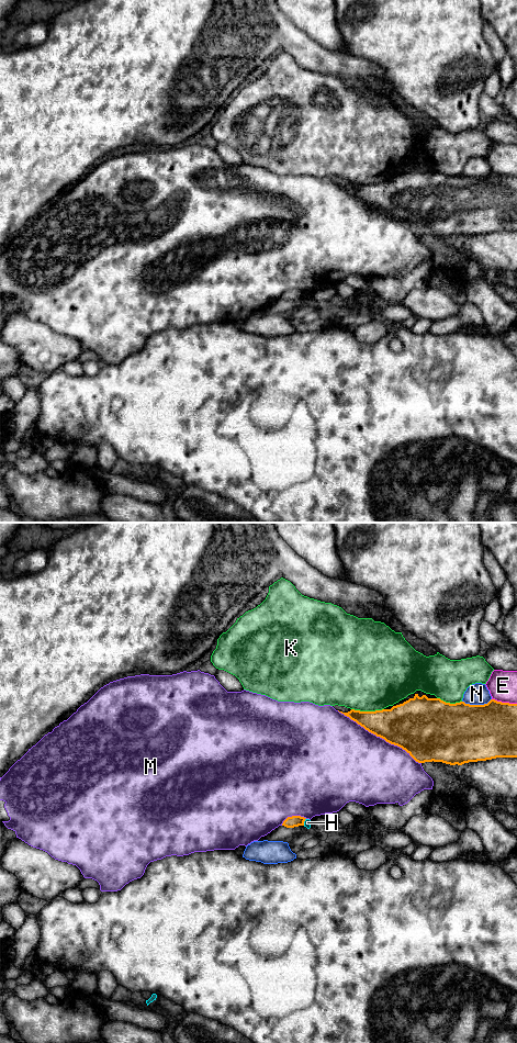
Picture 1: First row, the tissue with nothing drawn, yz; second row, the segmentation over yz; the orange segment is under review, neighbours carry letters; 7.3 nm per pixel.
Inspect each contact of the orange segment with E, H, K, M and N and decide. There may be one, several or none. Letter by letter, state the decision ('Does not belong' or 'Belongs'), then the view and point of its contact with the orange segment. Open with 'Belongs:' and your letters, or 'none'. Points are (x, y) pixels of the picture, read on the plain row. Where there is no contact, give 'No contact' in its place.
Belongs: none
E: Does not belong. Touches orange at yz (504, 176)
H: Does not belong. Touches orange at yz (304, 293)
K: Does not belong. Touches orange at yz (368, 184)
M: Does not belong. Touches orange at yz (379, 209)
N: Does not belong. Touches orange at yz (476, 178)

